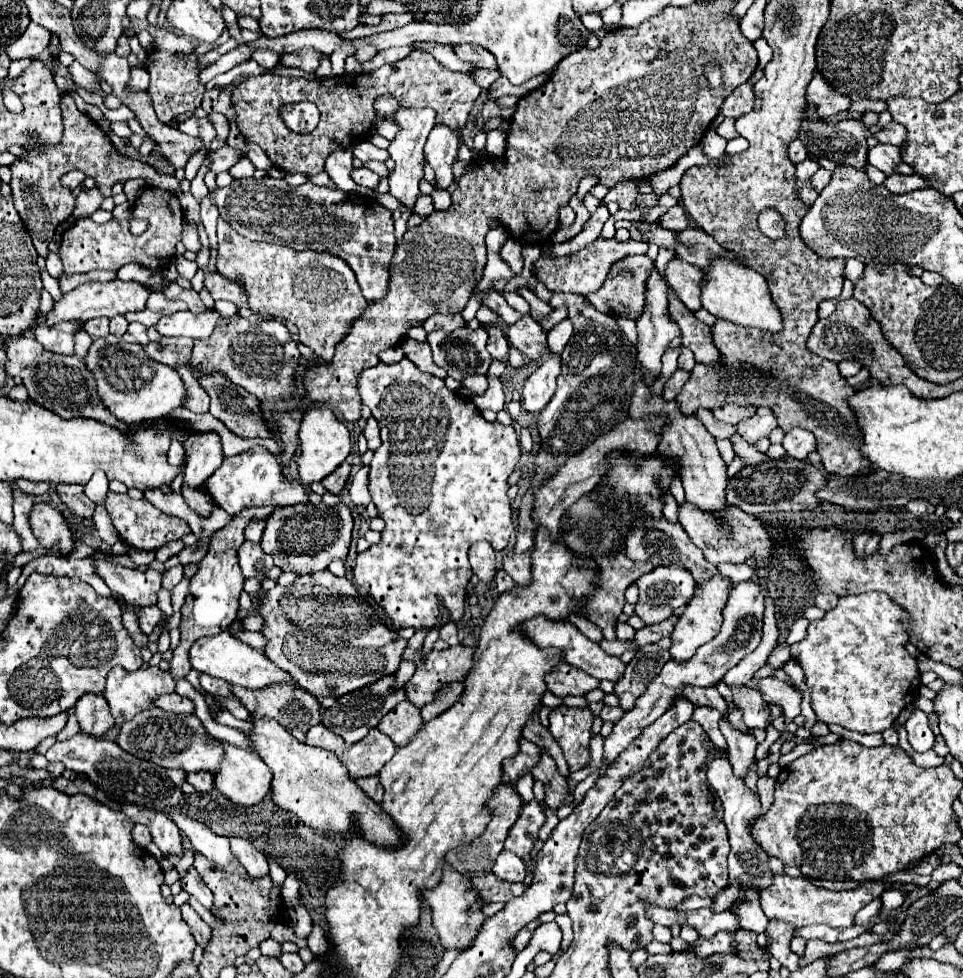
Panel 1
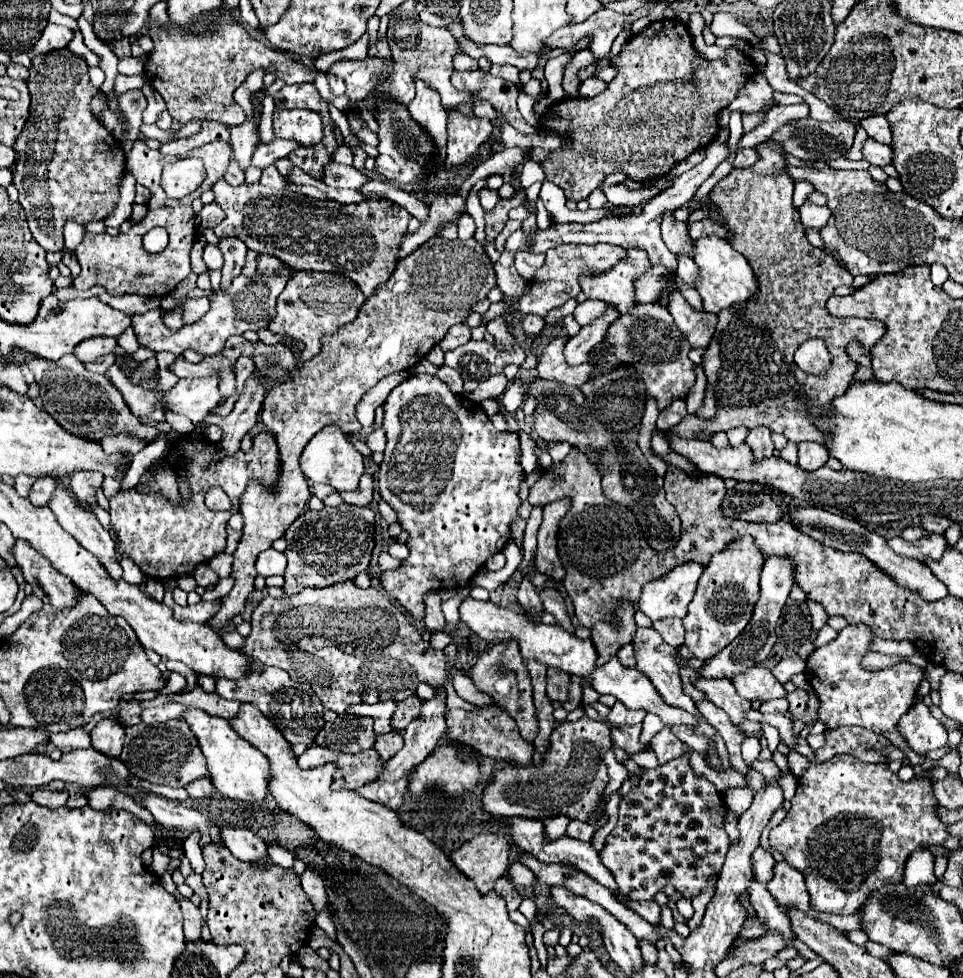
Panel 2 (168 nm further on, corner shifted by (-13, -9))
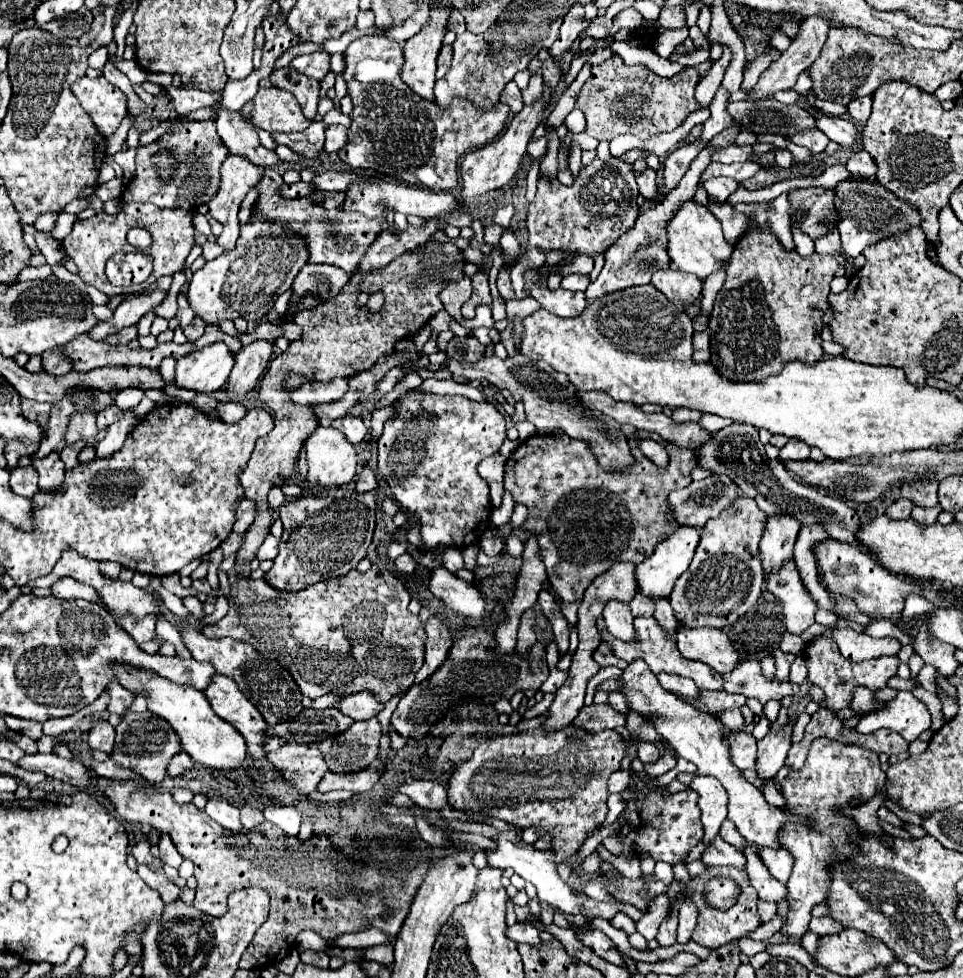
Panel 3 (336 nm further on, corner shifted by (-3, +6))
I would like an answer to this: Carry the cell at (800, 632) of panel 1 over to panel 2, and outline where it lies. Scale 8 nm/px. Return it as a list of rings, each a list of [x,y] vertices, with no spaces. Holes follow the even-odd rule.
[[[809,598],[807,602],[812,624],[810,636],[814,642],[815,638],[817,638],[817,634],[819,633],[819,628],[822,628],[827,623],[829,616],[827,612],[825,612],[825,608],[823,608],[821,604],[817,604],[815,600],[811,600],[811,598]]]

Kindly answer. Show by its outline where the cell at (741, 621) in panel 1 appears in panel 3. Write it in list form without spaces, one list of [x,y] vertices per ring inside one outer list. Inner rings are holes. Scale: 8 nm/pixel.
[[[769,517],[761,543],[759,543],[759,553],[761,553],[761,563],[765,569],[765,577],[769,573],[775,573],[785,565],[785,561],[793,559],[793,545],[797,541],[797,533],[801,529],[801,523],[795,517]]]

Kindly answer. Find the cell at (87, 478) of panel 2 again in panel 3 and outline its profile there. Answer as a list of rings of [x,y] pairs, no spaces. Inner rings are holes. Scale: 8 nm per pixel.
[[[85,409],[79,413],[73,413],[69,431],[65,435],[65,443],[73,445],[77,441],[83,441],[85,447],[95,447],[97,445],[97,423],[95,423],[95,413]]]

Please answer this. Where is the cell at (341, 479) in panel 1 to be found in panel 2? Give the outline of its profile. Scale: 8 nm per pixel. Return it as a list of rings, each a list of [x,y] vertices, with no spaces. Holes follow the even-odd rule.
[[[369,474],[361,476],[361,484],[355,492],[341,492],[341,498],[347,504],[355,504],[355,506],[369,506],[369,502],[373,500],[373,478]]]

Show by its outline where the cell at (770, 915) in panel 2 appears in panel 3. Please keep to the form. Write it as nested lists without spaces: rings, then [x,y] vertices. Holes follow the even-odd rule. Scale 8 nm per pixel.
[[[715,837],[711,847],[703,853],[703,863],[713,865],[713,867],[723,867],[723,865],[733,865],[741,871],[745,871],[745,855],[737,851],[733,845],[723,841],[723,837]]]

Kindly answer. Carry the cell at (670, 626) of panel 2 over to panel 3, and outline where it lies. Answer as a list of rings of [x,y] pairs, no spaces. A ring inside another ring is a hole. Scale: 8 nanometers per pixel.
[[[635,595],[633,597],[633,601],[629,603],[629,607],[631,607],[631,613],[637,617],[637,615],[653,615],[655,613],[655,601],[653,599],[649,599],[649,597],[643,597],[643,595]]]

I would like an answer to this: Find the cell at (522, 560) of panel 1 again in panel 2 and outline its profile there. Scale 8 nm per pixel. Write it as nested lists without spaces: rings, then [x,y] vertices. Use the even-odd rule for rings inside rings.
[[[549,588],[549,590],[543,590],[539,596],[541,596],[541,600],[543,600],[545,610],[557,618],[559,626],[573,634],[573,632],[575,632],[575,628],[573,628],[573,624],[571,624],[569,614],[567,614],[567,606],[565,606],[563,596],[561,596],[557,590],[551,590],[551,588]]]

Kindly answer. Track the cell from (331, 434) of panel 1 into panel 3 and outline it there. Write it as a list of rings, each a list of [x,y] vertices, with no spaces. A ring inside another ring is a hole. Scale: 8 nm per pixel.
[[[317,427],[307,439],[305,439],[305,455],[307,455],[307,481],[313,487],[341,487],[353,481],[353,477],[357,475],[357,453],[355,447],[345,441],[345,437],[341,433],[337,433],[337,429],[329,427]]]

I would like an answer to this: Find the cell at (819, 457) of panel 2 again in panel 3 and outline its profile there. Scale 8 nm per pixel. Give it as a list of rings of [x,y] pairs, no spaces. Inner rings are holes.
[[[789,439],[785,447],[781,447],[779,459],[807,459],[809,457],[809,445],[805,445],[803,441],[797,439]]]

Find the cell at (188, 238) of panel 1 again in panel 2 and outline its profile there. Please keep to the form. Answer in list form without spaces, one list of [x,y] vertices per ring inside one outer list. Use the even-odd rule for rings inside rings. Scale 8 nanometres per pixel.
[[[207,244],[205,252],[203,252],[203,260],[205,260],[209,270],[221,270],[223,268],[223,254],[221,254],[221,250],[217,246]]]

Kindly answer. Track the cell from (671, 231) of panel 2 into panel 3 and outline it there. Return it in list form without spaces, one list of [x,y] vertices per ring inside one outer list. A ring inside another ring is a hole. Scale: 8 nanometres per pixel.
[[[647,169],[643,175],[637,177],[637,185],[639,185],[639,195],[643,195],[643,199],[647,201],[655,201],[659,187],[657,187],[657,173]]]

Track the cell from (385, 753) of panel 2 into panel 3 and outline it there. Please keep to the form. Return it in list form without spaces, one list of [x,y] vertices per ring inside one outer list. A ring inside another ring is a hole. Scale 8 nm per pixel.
[[[375,717],[353,723],[347,731],[317,743],[317,747],[323,751],[329,771],[353,773],[371,765],[377,757],[381,735],[383,727]]]

